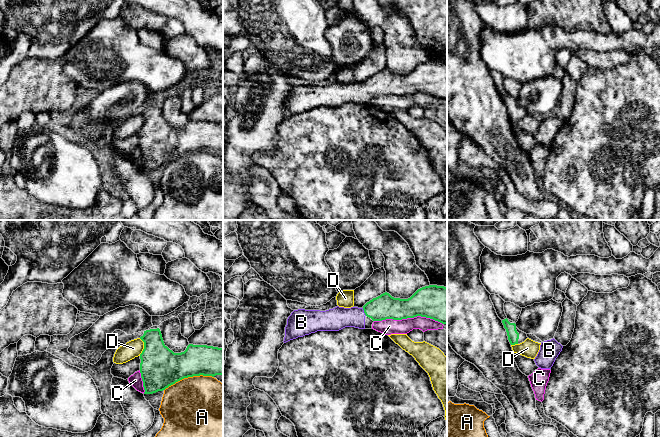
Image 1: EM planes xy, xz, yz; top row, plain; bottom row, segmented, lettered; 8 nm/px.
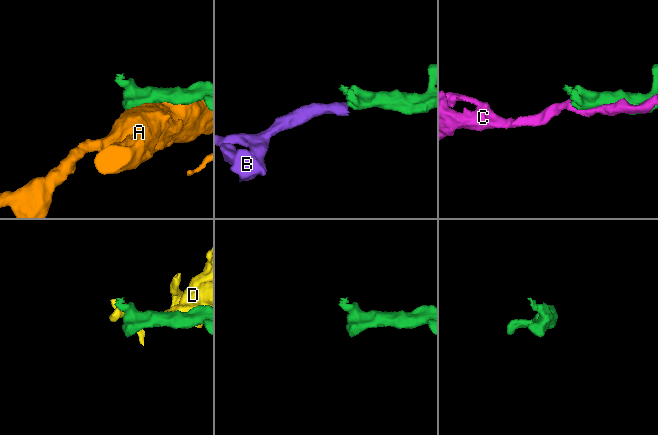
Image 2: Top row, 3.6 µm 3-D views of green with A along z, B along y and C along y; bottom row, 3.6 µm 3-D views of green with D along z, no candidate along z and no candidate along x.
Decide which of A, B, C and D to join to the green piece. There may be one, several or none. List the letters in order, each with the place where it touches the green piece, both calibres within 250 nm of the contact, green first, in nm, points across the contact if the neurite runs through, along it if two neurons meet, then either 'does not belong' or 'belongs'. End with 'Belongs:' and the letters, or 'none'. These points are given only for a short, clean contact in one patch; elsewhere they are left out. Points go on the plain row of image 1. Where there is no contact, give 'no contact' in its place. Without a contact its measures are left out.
A: meets green in xy at (188, 152); 320 nm thick on the green side, 480 nm on the other; does not belong
B: meets green in xz at (364, 88); 200 nm thick on the green side, 180 nm on the other; runs through xz (383, 83), (369, 85), (364, 88), (355, 93), (335, 95); belongs
C: meets green in xz at (408, 93); 280 nm thick on the green side, 130 nm on the other; does not belong
D: meets green in xy at (144, 123); 320 nm thick on the green side, 140 nm on the other; does not belong
Belongs: B

